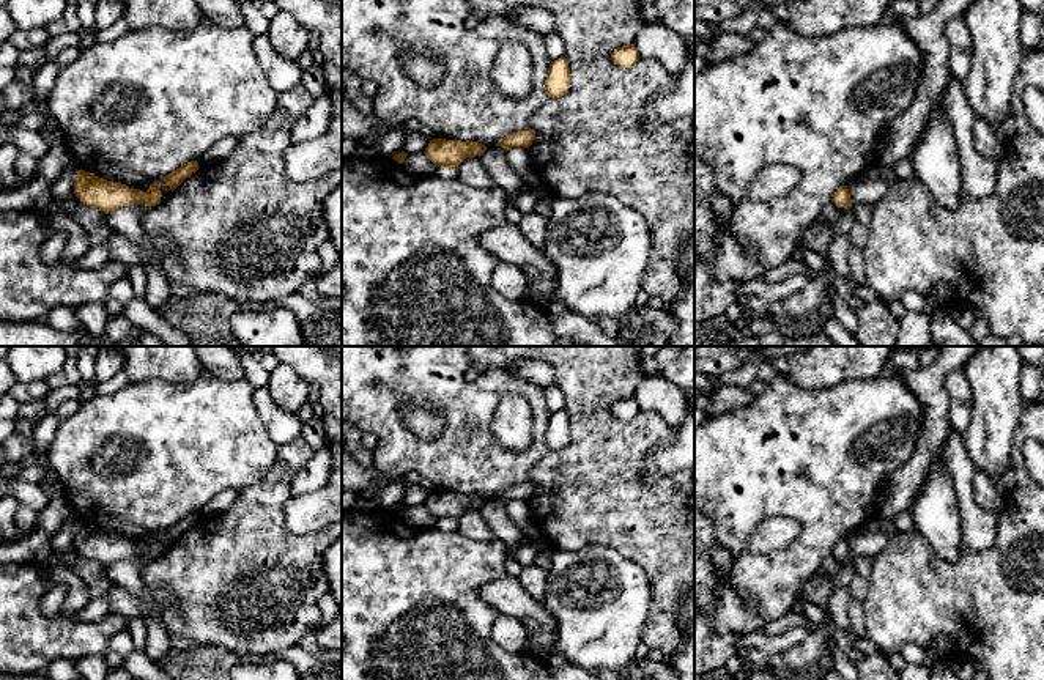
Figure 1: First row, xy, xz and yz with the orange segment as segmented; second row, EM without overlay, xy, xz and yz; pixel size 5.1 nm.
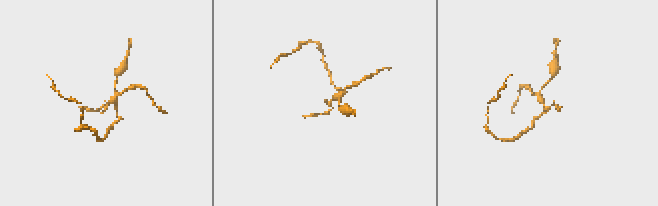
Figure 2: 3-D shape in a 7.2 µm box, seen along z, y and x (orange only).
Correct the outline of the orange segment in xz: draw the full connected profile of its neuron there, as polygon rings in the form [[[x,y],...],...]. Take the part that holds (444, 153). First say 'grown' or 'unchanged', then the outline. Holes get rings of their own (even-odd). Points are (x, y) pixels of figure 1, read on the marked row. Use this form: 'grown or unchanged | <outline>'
unchanged | [[[433,139],[424,153],[439,168],[450,168],[458,167],[466,157],[480,157],[487,150],[479,142]]]

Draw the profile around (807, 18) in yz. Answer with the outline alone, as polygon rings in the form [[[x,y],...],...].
[[[794,0],[789,27],[803,38],[835,35],[852,27],[876,25],[891,0]]]

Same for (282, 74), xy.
[[[266,33],[255,36],[252,47],[269,85],[277,93],[291,90],[301,83],[304,76],[302,68],[298,61],[279,55]]]

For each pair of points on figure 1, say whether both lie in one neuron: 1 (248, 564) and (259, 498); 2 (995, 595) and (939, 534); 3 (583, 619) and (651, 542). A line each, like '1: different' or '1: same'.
1: same
2: different
3: different

